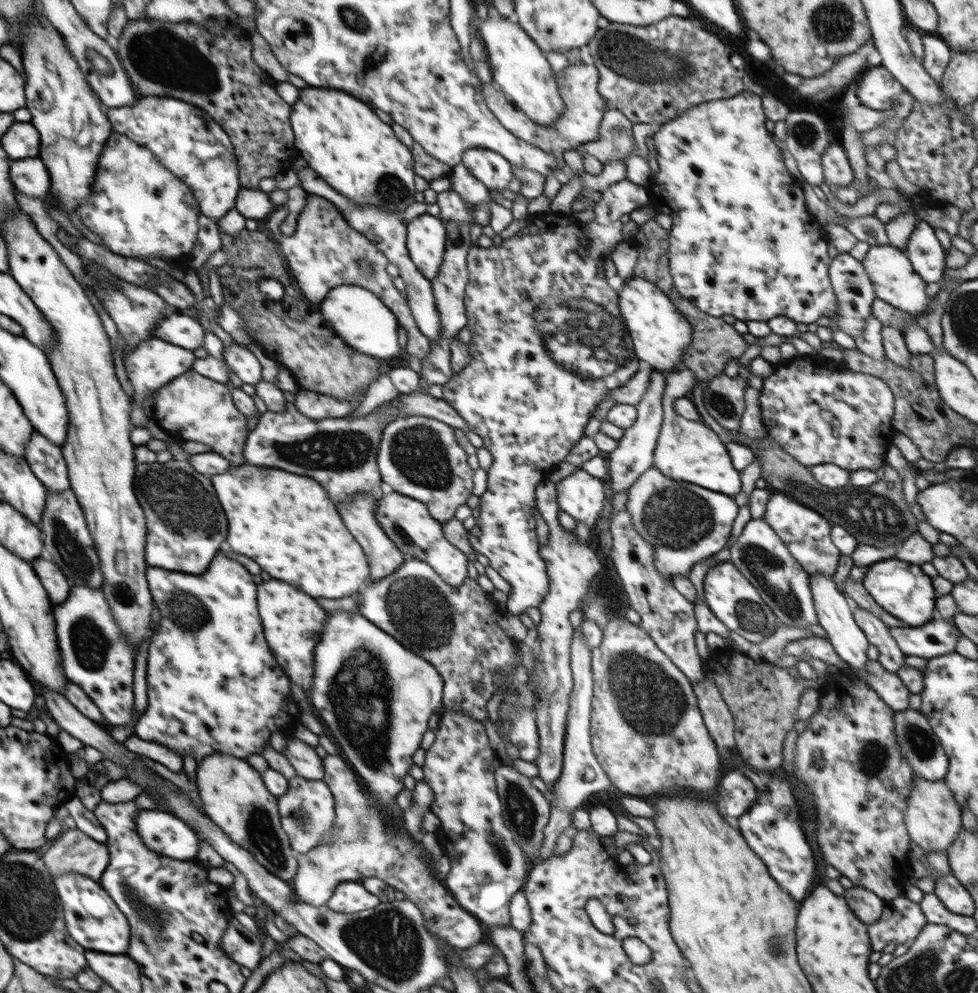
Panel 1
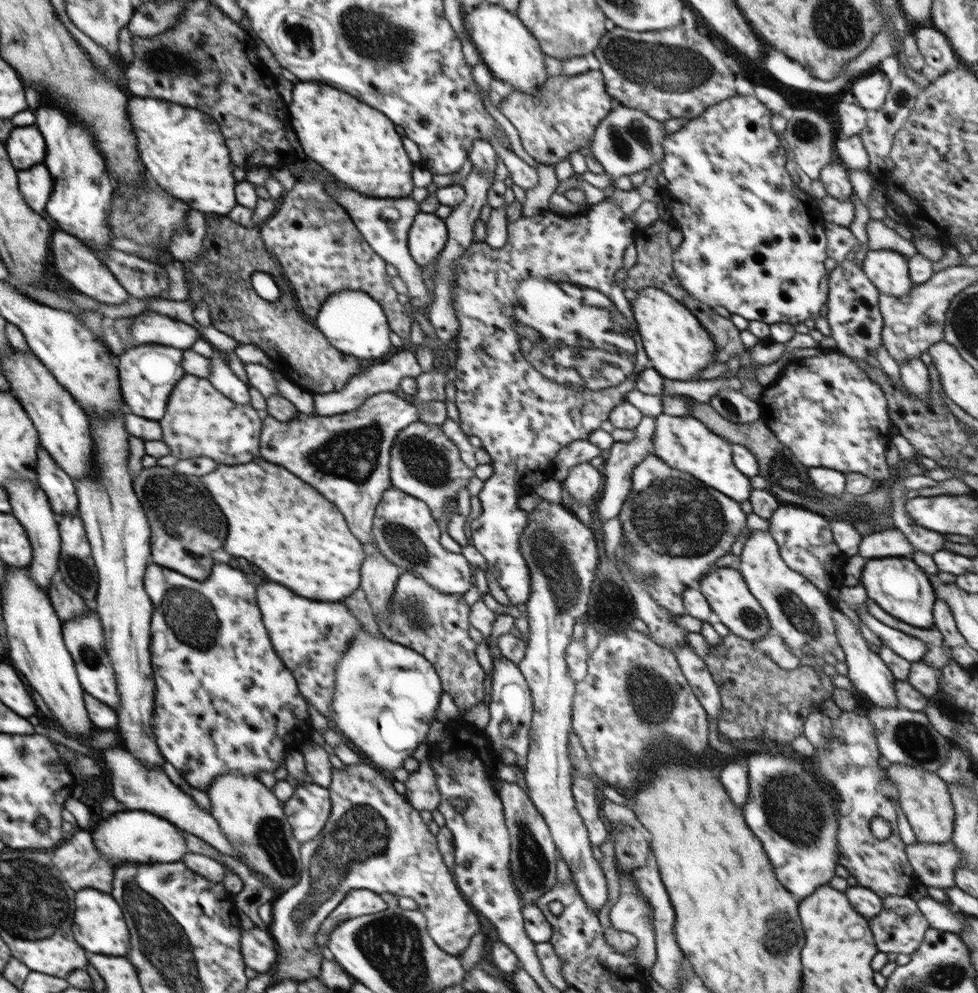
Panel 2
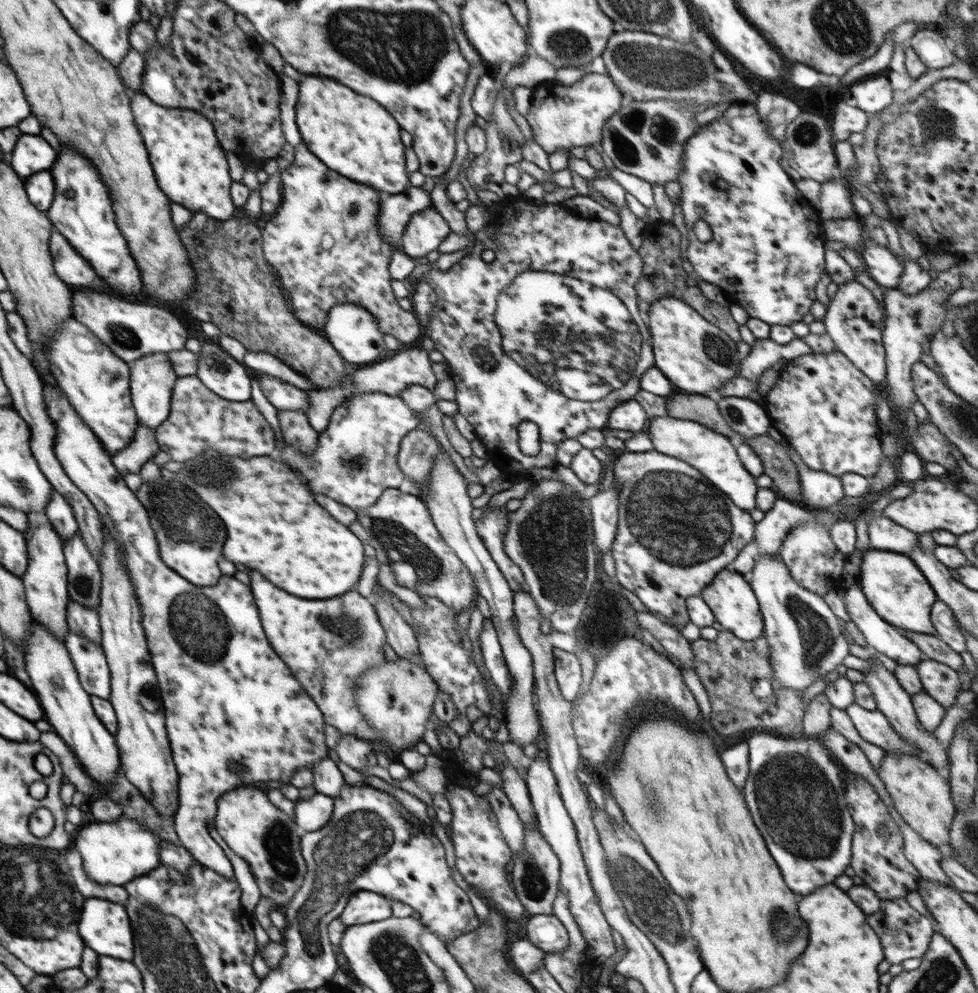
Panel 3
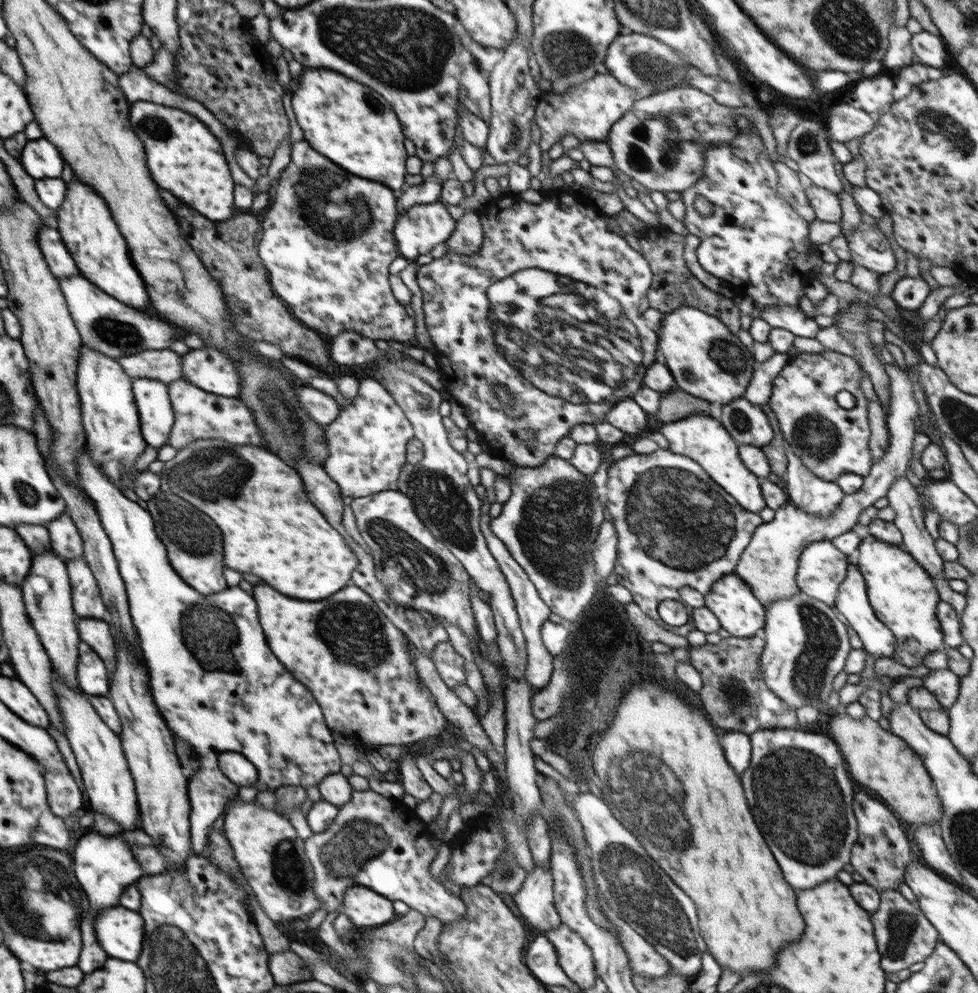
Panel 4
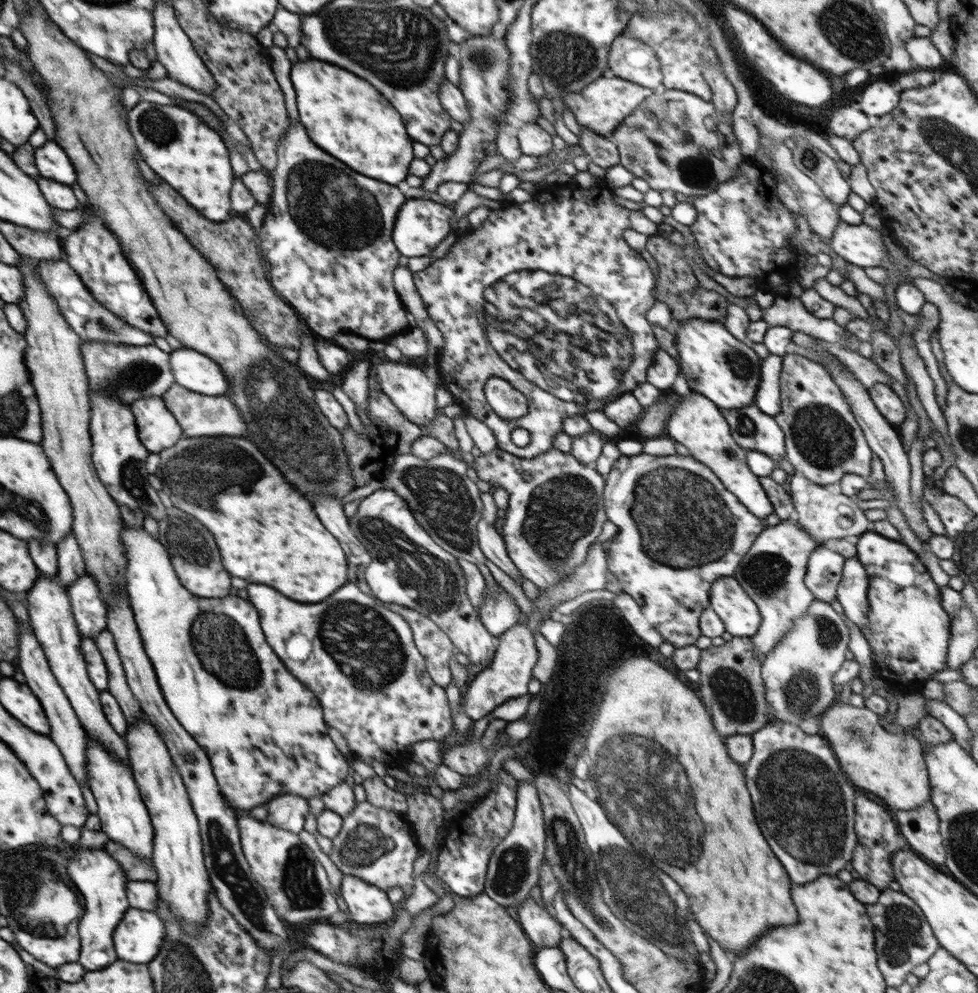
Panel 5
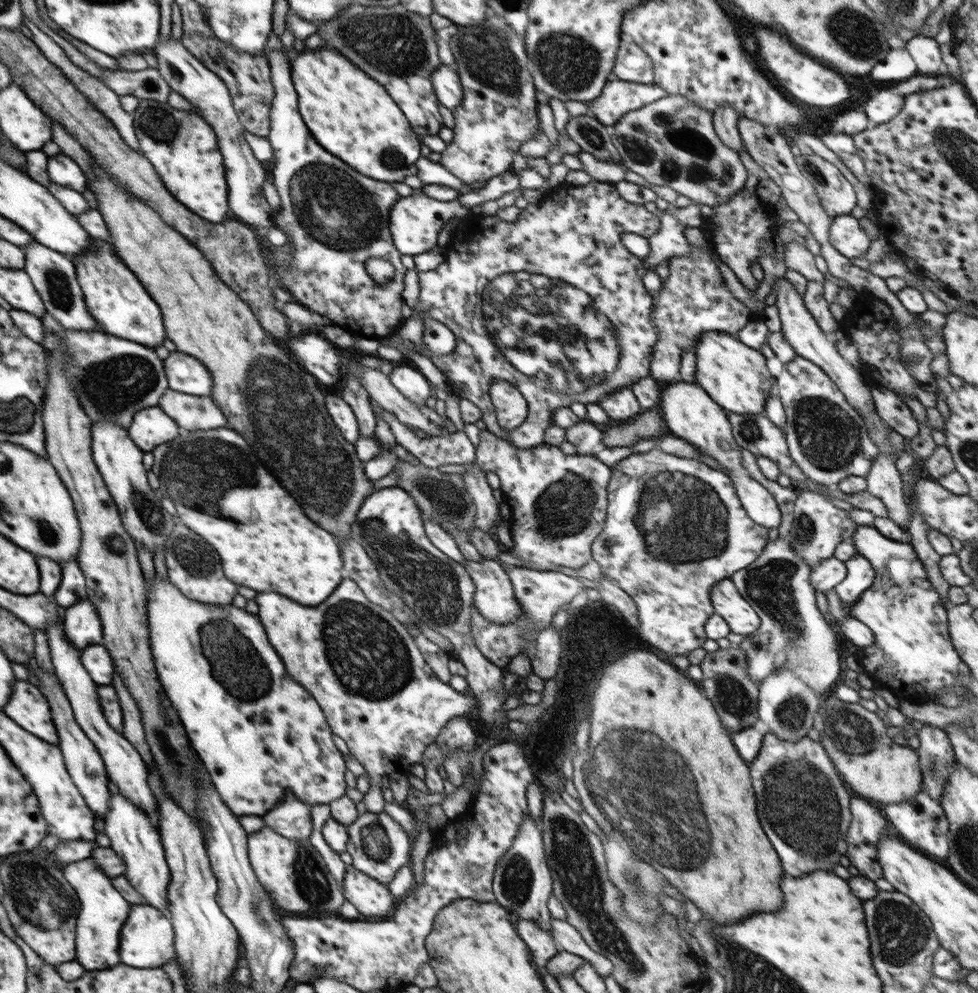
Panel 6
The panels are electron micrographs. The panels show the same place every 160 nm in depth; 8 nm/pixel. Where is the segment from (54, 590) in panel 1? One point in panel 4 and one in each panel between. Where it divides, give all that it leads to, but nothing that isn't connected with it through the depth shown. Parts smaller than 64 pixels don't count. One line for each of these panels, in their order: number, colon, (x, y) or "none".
2: (68, 605)
3: (84, 620)
4: (96, 632)

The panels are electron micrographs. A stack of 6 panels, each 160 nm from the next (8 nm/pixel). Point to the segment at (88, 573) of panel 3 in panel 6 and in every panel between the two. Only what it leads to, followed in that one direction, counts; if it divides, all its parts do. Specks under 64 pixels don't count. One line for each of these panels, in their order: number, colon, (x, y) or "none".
4: (87, 602)
5: (90, 612)
6: (82, 627)

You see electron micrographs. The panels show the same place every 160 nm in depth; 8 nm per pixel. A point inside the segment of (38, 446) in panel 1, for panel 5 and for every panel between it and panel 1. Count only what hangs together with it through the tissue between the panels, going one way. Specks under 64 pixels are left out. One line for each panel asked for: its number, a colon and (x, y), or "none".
2: (59, 488)
3: (60, 514)
4: (66, 542)
5: (71, 565)

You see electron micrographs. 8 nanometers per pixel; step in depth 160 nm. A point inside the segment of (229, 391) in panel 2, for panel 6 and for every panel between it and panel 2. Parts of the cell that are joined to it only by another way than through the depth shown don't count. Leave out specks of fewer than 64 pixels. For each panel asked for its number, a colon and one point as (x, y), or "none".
3: (222, 374)
4: (209, 369)
5: (192, 370)
6: (186, 374)

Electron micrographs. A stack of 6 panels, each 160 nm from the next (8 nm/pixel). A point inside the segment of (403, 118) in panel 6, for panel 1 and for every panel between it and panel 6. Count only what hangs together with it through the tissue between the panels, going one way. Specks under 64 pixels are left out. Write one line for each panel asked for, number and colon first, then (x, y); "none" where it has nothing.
1: (340, 137)
2: (359, 146)
3: (352, 134)
4: (349, 123)
5: (347, 117)

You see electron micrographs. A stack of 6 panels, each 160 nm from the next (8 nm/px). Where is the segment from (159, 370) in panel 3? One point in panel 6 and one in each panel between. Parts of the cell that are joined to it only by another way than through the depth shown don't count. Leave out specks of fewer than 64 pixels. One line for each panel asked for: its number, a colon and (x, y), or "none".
4: (156, 415)
5: (157, 429)
6: (151, 428)

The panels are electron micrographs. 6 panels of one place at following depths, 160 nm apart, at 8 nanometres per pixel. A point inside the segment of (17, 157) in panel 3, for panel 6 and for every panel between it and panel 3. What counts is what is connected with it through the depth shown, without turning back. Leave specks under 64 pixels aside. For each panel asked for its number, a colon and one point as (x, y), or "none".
4: (41, 159)
5: (51, 160)
6: (62, 170)

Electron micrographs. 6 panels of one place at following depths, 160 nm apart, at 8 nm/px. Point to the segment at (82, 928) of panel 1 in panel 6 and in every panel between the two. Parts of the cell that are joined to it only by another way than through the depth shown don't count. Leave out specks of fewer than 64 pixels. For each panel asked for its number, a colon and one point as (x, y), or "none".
2: (99, 926)
3: (105, 926)
4: (121, 931)
5: (140, 937)
6: (147, 938)

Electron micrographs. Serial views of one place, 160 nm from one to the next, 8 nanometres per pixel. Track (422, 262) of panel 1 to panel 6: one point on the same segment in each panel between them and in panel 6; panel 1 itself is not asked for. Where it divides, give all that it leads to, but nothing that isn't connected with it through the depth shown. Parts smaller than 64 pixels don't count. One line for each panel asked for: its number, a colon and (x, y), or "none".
2: (427, 236)
3: (425, 230)
4: (417, 231)
5: (420, 225)
6: (415, 221)

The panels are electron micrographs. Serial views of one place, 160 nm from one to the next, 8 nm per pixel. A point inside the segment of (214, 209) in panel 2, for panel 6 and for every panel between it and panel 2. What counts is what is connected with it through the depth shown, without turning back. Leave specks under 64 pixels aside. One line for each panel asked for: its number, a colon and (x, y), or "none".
3: (190, 165)
4: (184, 156)
5: (193, 158)
6: (182, 146)

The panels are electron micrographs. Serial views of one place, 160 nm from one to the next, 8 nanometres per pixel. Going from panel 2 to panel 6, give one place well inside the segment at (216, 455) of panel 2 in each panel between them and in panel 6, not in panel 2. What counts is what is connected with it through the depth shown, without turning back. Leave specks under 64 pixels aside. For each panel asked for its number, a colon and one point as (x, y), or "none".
3: (199, 420)
4: (198, 414)
5: (199, 415)
6: (190, 412)

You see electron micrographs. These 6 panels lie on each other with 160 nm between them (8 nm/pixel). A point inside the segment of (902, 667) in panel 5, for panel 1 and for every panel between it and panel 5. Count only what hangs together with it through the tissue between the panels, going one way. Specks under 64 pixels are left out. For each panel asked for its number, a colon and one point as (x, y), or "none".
1: (904, 590)
2: (898, 585)
3: (895, 587)
4: (901, 593)

